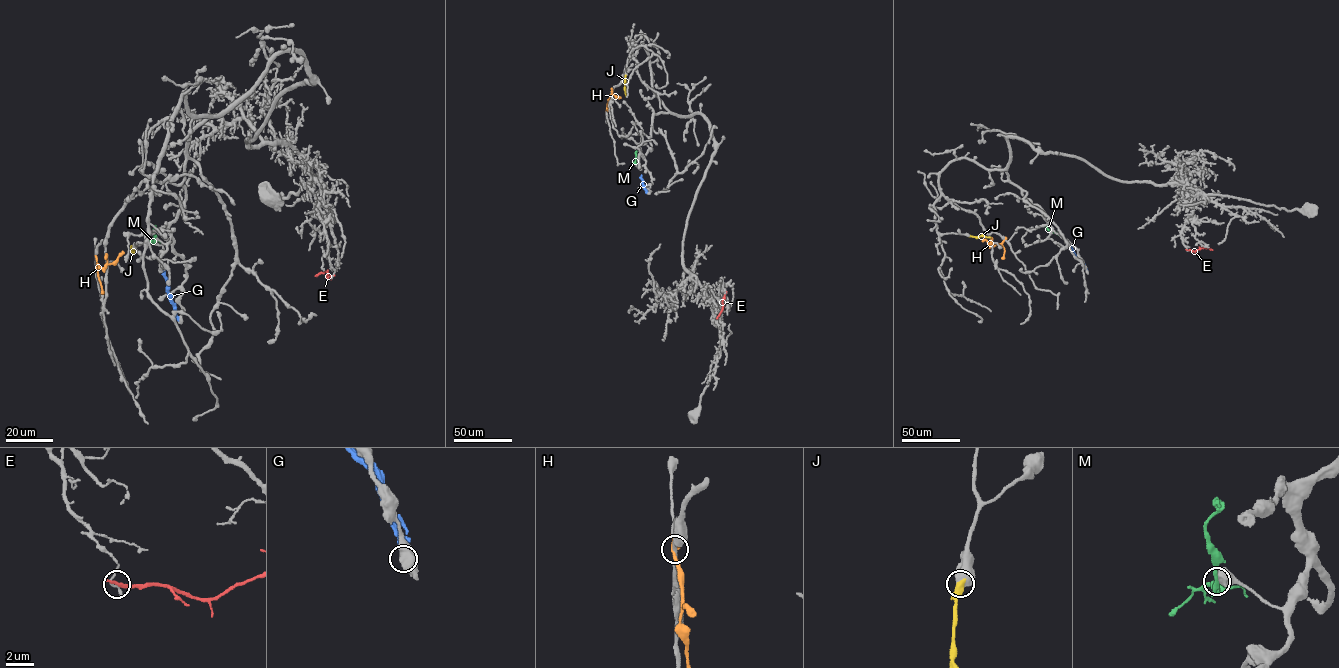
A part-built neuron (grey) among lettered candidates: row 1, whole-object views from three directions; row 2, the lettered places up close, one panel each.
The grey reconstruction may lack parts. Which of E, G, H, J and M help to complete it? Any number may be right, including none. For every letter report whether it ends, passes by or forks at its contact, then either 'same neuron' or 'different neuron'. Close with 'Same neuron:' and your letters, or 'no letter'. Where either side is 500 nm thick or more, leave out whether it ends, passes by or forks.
E: it ends | different neuron
G: different neuron
H: it passes by | different neuron
J: same neuron
M: different neuron
Same neuron: J

